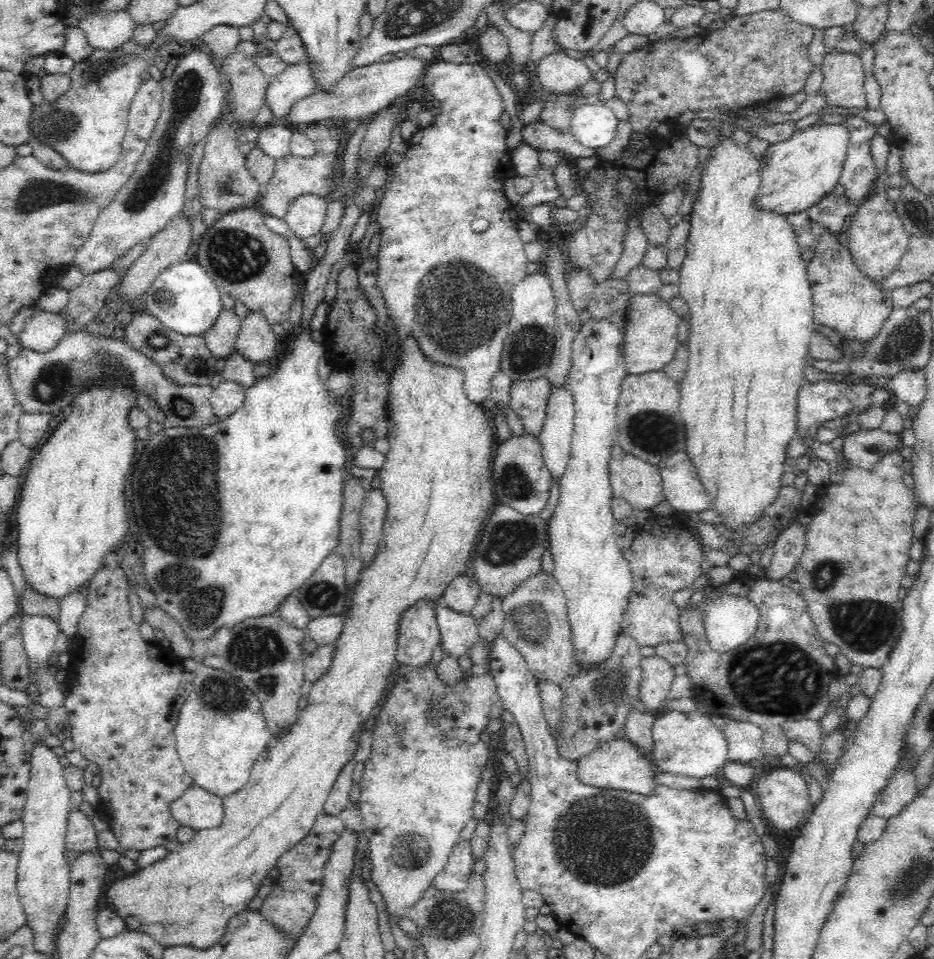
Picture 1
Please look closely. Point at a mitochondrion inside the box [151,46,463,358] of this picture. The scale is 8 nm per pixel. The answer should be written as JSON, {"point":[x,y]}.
{"point":[235,256]}

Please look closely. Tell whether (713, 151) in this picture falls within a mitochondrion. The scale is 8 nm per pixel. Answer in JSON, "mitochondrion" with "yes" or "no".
{"mitochondrion":"no"}

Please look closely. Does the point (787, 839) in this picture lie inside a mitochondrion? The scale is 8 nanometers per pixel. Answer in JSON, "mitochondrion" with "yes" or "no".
{"mitochondrion":"no"}

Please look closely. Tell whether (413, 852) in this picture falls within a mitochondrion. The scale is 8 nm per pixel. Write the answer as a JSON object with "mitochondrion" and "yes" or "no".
{"mitochondrion":"yes"}

